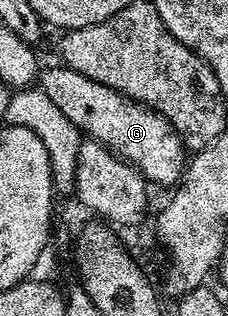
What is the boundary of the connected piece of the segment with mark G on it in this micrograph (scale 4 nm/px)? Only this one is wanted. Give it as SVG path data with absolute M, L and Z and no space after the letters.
M57 64L56 73L46 68L39 74L38 87L54 99L62 110L62 115L74 123L81 134L104 145L136 170L145 182L156 185L175 186L183 178L186 168L186 150L176 129L165 117L123 97L110 87L69 69L67 65Z

